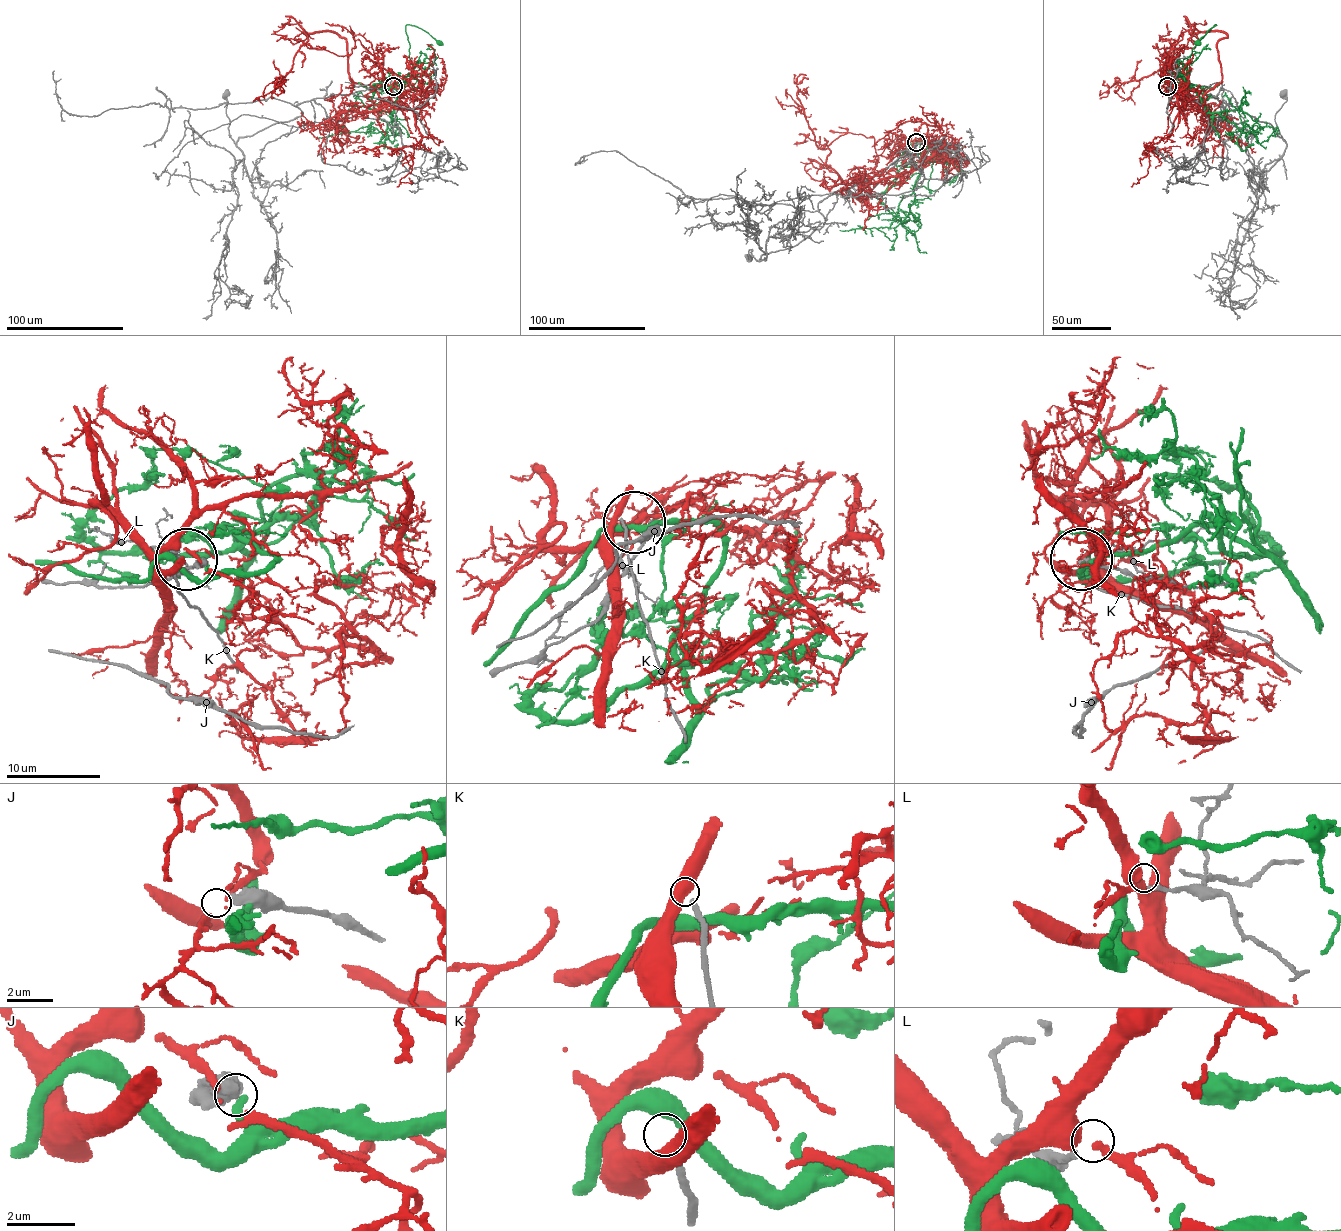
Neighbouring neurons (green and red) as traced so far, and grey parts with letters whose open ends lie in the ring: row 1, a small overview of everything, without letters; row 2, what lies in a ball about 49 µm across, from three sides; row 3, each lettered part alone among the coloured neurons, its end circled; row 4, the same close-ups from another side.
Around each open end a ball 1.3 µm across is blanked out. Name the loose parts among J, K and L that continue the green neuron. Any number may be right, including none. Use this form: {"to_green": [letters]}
{"to_green": []}

